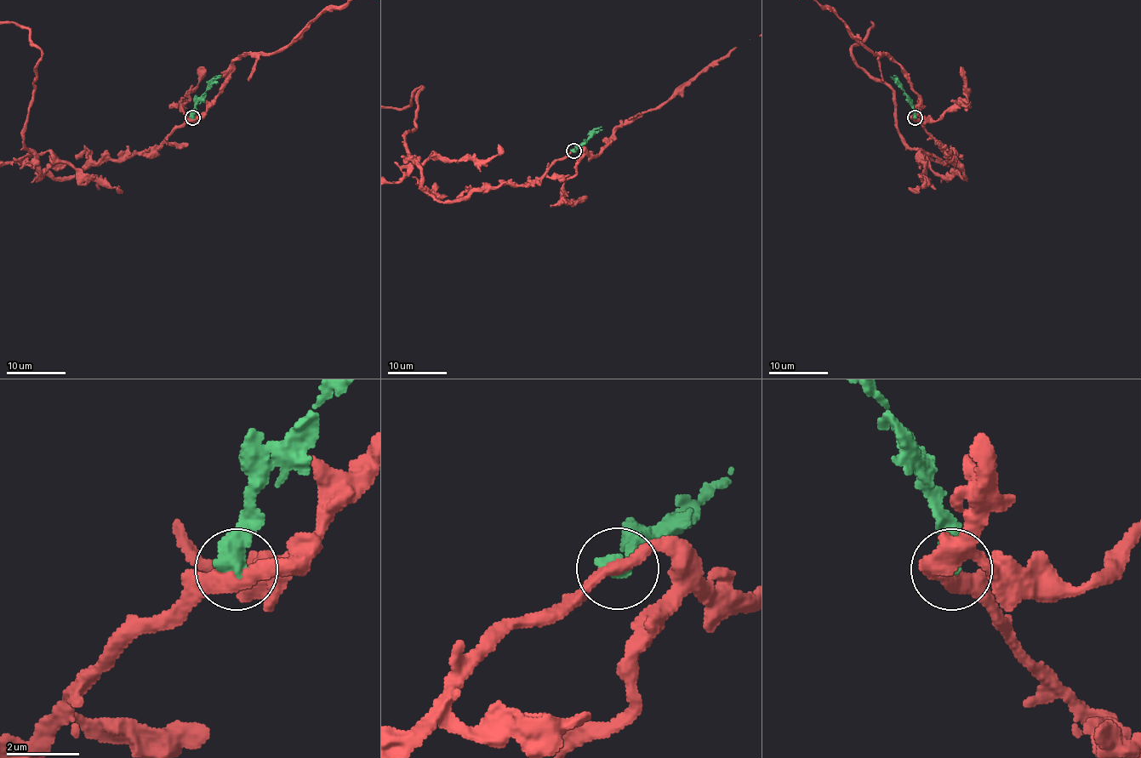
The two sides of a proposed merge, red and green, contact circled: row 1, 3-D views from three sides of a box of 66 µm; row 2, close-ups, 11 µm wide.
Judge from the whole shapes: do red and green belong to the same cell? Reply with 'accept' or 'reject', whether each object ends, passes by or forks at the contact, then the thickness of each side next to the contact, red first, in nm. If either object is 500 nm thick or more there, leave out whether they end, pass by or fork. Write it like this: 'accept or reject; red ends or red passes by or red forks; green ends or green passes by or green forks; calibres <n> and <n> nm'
reject; calibres 400 and 600 nm

